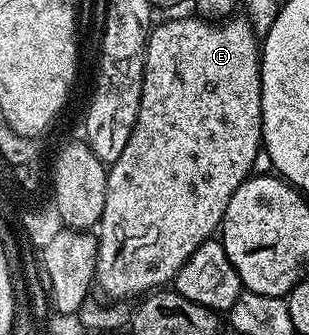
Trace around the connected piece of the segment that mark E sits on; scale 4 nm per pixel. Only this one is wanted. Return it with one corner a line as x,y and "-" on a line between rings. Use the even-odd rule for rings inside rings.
193,17
194,19
168,19
165,23
158,22
151,28
148,33
147,47
145,49
145,69
142,77
142,93
141,104
138,107
138,117
134,122
133,132
130,133
126,147
122,150
122,155
108,167
108,180
106,181
106,205
102,209
102,217
98,224
97,238
97,265
95,277
95,290
100,290
99,294
108,301
132,301
137,297
143,296
145,293
151,292
153,289
163,288
165,285
171,284
175,280
178,269
182,269
182,265
186,265
186,261
194,253
194,249
198,249
198,245
202,245
208,239
213,238
221,230
224,222
224,214
226,213
226,205
230,205
230,197
234,197
234,189
238,189
238,185
242,185
245,179
253,174
255,165
255,155
262,149
262,93
260,92
260,52
258,46
258,36
254,33
254,29
248,24
247,18
229,17
223,21
209,21
203,17

